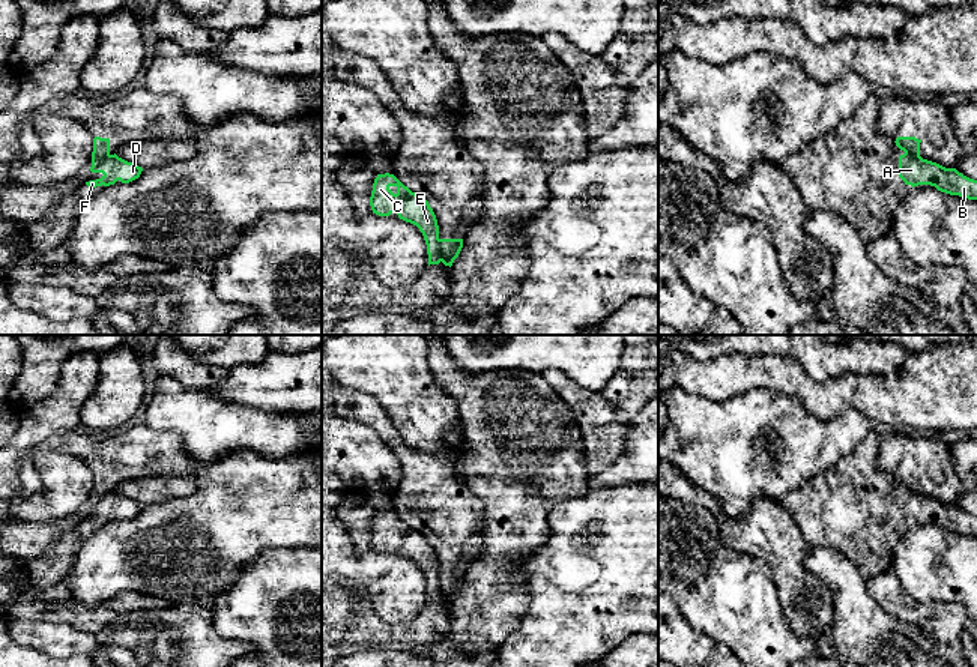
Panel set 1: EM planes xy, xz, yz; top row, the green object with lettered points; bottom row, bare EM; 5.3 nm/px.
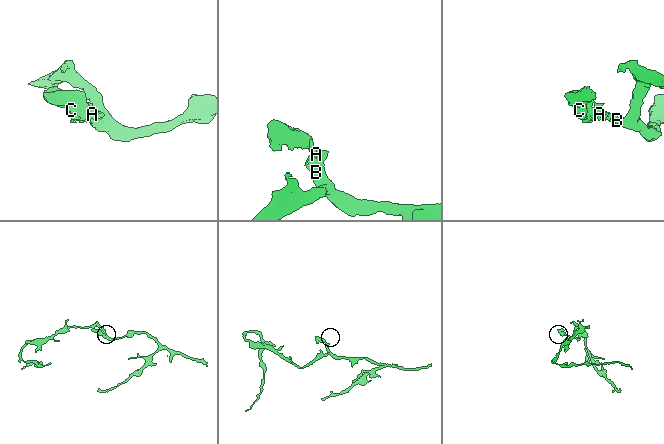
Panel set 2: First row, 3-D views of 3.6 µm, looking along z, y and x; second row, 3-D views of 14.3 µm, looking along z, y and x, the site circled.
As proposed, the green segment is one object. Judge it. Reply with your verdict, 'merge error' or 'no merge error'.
merge error

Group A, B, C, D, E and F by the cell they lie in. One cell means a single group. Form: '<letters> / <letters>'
A B D F / C E

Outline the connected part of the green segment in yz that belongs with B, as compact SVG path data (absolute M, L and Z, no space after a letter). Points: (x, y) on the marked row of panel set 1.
M908 152L899 156L899 177L912 188L930 185L950 195L977 200L977 180L963 176L956 168L945 168Z

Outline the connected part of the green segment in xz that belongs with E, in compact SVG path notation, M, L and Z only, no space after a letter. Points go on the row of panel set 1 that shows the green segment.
M377 174L370 197L373 213L389 216L397 213L400 219L419 228L428 254L428 266L442 261L439 252L439 225L428 201L412 192L394 174Z

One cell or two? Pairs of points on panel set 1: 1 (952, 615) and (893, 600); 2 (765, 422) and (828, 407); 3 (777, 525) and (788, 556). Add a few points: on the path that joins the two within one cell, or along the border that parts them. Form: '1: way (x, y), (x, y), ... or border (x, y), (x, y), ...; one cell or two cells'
1: way (937, 615), (919, 615), (908, 609); one cell
2: border (779, 392), (794, 397), (822, 419), (845, 412); two cells
3: way (777, 532), (777, 541), (783, 549); one cell

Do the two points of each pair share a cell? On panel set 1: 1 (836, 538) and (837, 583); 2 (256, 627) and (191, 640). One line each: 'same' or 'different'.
1: different
2: different

